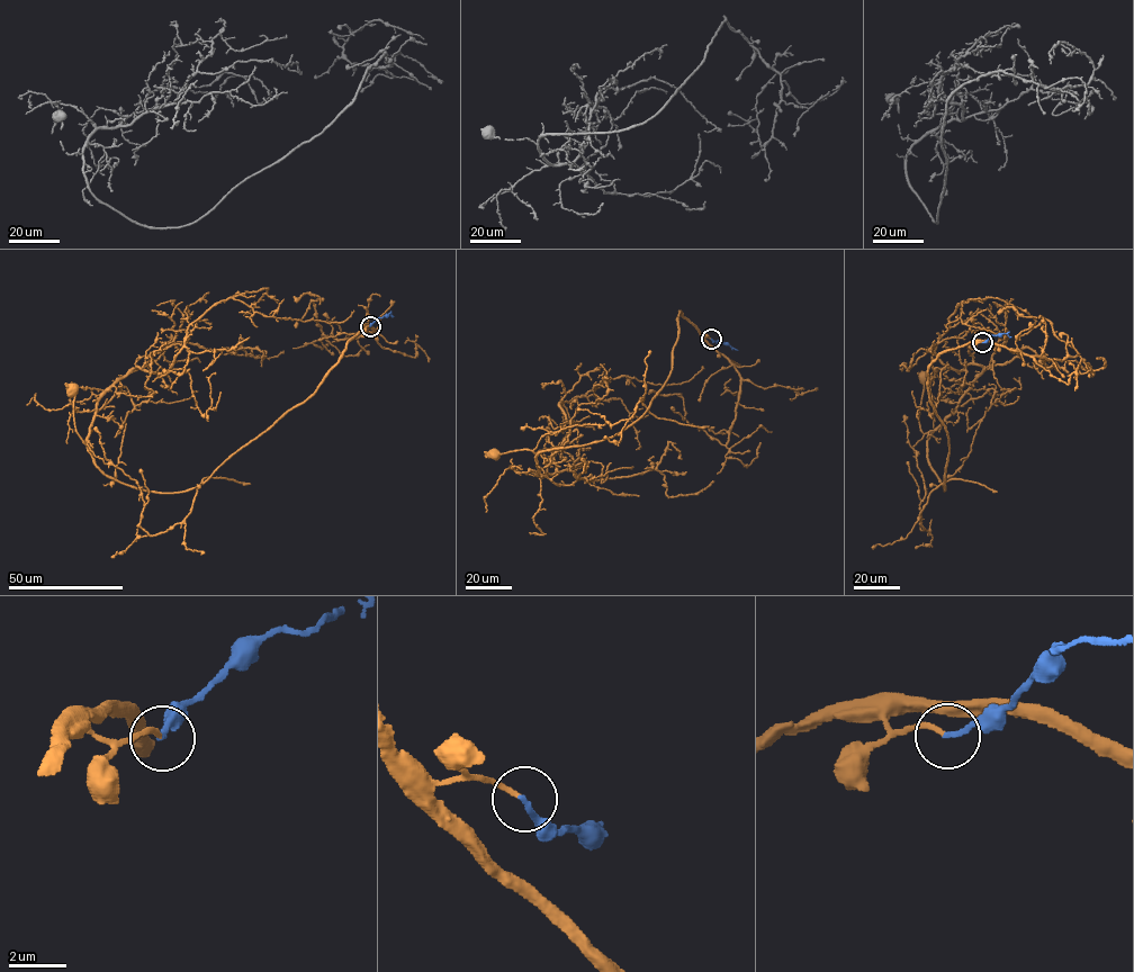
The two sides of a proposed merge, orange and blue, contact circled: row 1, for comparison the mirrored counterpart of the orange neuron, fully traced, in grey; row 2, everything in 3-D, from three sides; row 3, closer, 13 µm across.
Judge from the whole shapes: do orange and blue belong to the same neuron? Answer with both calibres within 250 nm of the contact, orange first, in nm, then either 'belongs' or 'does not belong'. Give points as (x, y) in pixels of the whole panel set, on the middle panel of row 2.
calibres 170 and 180 nm; belongs

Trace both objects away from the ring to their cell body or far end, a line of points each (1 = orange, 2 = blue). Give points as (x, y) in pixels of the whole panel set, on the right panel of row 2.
1: (982, 343), (942, 352), (927, 371), (948, 438), (945, 491), (927, 457), (933, 431), (920, 429), (925, 377)
2: (982, 343), (992, 335), (1006, 333), (1011, 336)

